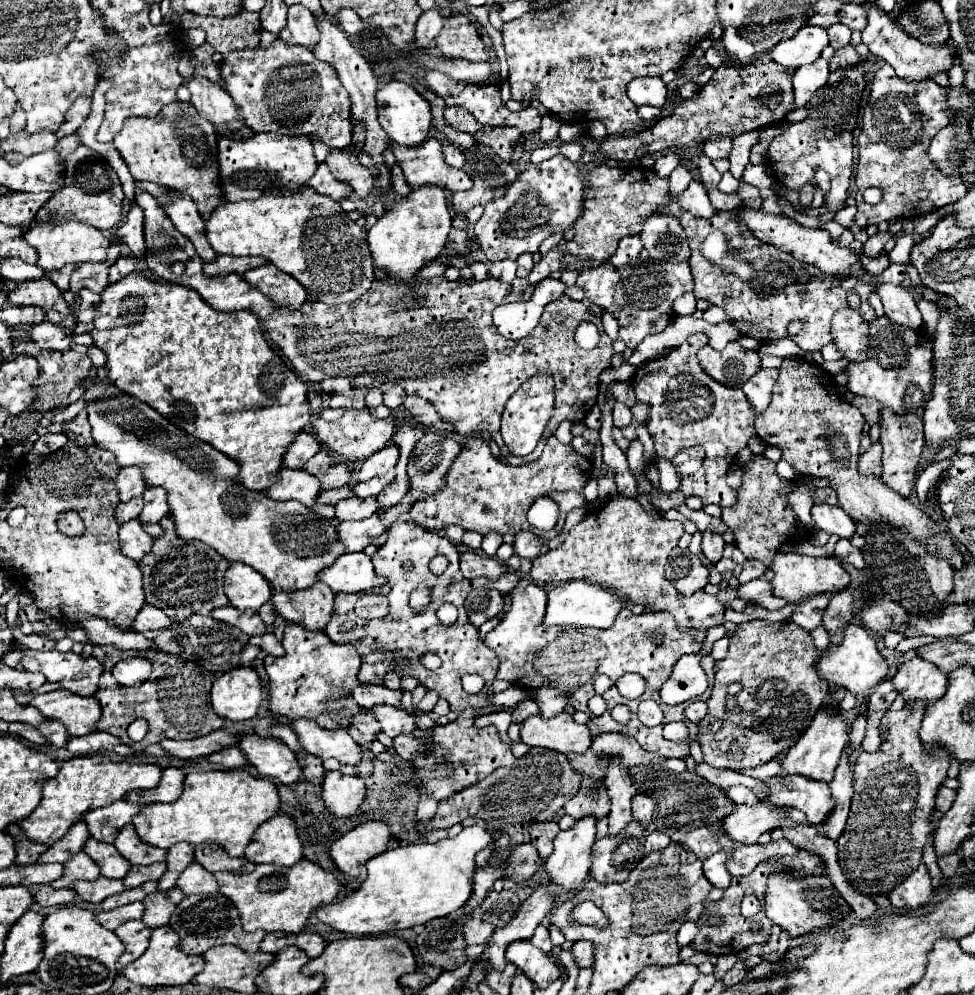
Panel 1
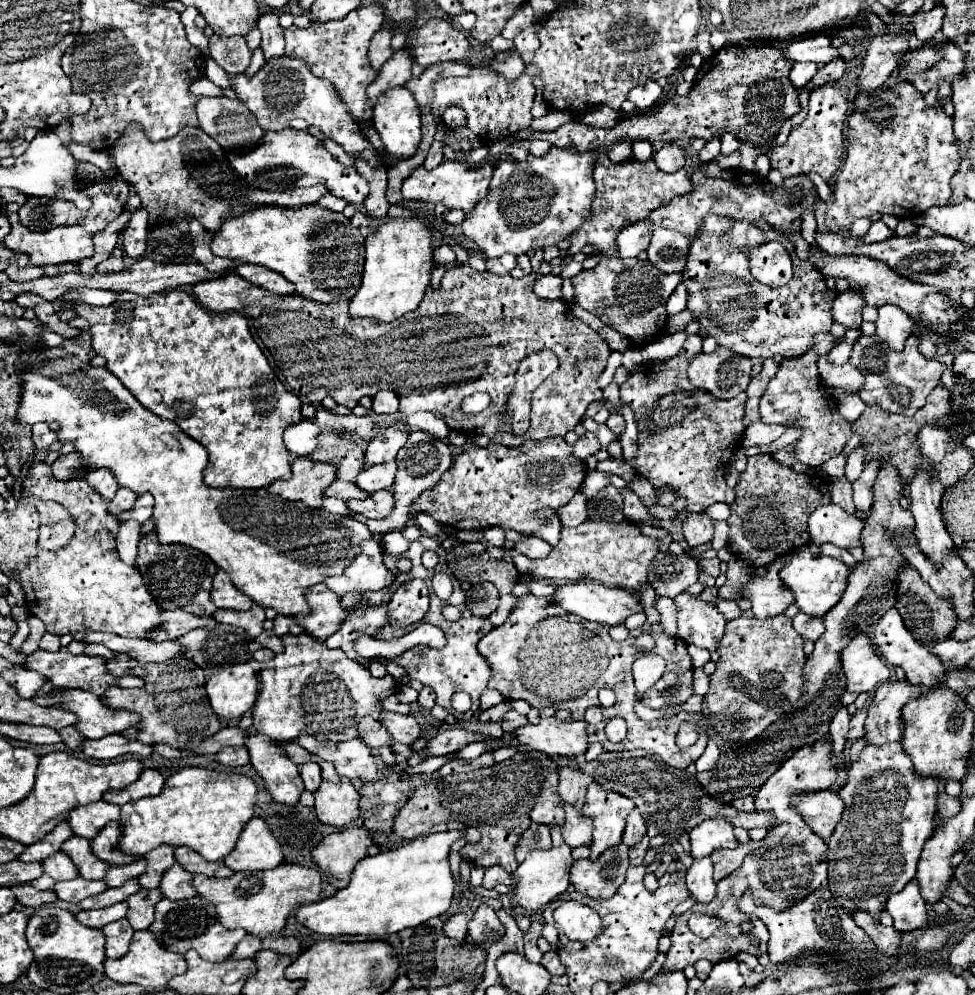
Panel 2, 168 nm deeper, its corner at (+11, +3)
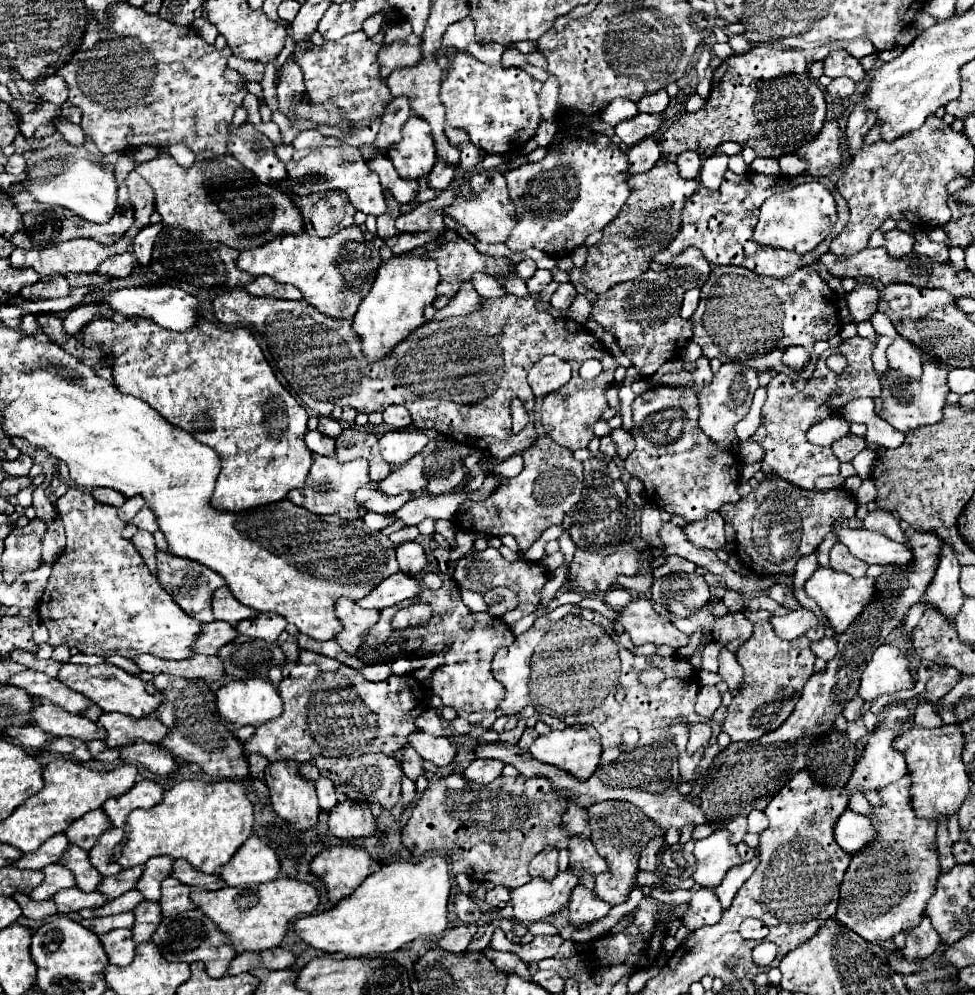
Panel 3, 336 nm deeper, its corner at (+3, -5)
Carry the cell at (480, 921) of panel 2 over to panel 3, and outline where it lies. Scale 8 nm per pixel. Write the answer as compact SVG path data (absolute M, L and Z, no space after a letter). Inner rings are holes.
M485 947L485 949L483 949L483 955L485 955L489 961L493 961L493 965L495 965L499 971L517 973L517 975L521 975L523 979L531 979L529 969L527 969L527 965L519 959L519 955L495 951L495 949L491 949L491 947Z

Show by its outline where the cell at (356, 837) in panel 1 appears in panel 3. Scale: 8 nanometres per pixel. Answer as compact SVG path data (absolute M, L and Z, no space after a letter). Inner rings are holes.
M337 845L321 851L311 861L311 873L323 879L333 903L351 895L371 873L371 855L363 847Z

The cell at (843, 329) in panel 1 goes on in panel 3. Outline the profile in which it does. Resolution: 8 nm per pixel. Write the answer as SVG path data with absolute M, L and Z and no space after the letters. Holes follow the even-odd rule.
M859 283L849 295L847 295L847 307L851 321L855 325L869 321L871 315L877 311L877 301L879 301L879 291L873 285Z

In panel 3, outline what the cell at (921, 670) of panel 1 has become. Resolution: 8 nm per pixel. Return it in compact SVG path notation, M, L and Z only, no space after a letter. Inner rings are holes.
M891 703L885 711L883 711L883 721L877 725L875 731L869 733L869 739L867 739L867 745L863 749L863 755L861 759L857 761L855 769L853 769L853 775L847 783L847 793L851 795L853 791L865 791L865 789L881 789L897 779L901 779L905 773L907 773L907 763L903 759L903 755L893 749L893 739L901 733L903 725L911 719L911 707L907 707L905 703Z

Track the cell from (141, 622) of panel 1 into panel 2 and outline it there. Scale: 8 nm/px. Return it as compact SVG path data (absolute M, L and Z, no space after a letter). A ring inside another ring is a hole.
M177 609L175 613L161 613L165 619L165 625L161 625L155 633L153 633L153 641L175 641L181 635L189 633L191 629L203 627L203 629L213 629L217 625L217 621L213 617L199 617L193 613L187 613L183 609Z

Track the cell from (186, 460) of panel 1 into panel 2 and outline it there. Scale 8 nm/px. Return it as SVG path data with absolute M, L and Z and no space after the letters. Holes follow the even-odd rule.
M37 341L33 345L21 345L21 355L15 361L15 371L21 373L21 401L17 409L17 421L21 425L35 423L57 423L59 443L79 443L79 453L85 469L109 469L121 487L135 493L151 493L155 497L153 523L161 543L179 543L195 547L197 551L211 557L211 561L223 569L233 585L243 591L253 603L271 607L279 615L305 617L309 605L305 601L305 589L323 583L329 575L343 575L343 569L361 553L361 543L371 539L373 533L365 523L353 517L341 517L323 509L311 509L297 501L285 501L267 489L209 489L203 483L203 469L209 463L207 451L201 443L181 431L175 421L157 417L145 409L129 389L105 367L93 367L89 361L83 363L63 347L53 347L53 361L47 361L47 345ZM29 351L41 353L39 357L23 357ZM85 371L85 383L61 381L61 375L73 375Z

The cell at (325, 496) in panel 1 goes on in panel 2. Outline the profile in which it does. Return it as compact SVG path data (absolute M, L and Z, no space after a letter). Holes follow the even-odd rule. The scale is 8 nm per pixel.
M333 481L329 491L325 491L325 497L337 497L337 499L367 499L371 493L363 491L357 487L357 483L349 483L349 481Z

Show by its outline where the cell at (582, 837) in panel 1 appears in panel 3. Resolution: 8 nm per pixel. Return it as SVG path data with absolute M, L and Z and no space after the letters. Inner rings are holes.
M569 867L559 871L551 881L535 877L527 885L513 889L511 903L515 909L515 919L521 923L535 923L559 913L569 903L571 891L577 887L577 883L577 875Z

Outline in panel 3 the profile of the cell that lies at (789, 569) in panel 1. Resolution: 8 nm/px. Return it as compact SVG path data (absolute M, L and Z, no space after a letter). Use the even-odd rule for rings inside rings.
M817 567L815 573L805 581L803 585L807 597L811 597L823 611L823 615L827 617L829 625L835 629L835 633L843 633L849 623L863 611L861 607L865 607L867 603L871 603L873 599L873 593L875 593L875 579L871 577L861 577L861 579L855 579L847 573L837 573L833 571L831 567Z

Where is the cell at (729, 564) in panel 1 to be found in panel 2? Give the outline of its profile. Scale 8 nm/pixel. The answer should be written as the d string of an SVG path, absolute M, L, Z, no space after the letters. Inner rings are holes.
M715 557L712 559L704 559L701 561L700 565L707 574L710 576L717 578L720 575L720 563L721 561Z

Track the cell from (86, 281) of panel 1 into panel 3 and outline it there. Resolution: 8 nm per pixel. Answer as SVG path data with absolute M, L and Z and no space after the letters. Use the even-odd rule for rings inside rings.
M131 171L127 175L125 183L127 183L129 199L131 199L131 205L133 205L133 211L135 211L135 223L123 237L133 239L137 235L137 231L141 231L141 227L149 225L149 217L155 209L155 195L153 195L151 185L141 175L137 175L135 171Z

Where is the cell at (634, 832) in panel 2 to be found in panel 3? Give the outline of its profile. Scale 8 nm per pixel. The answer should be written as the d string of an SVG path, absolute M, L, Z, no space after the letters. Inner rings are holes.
M657 837L643 847L643 851L639 855L639 869L645 869L645 871L655 871L657 869L655 855L661 849L661 845L663 845L663 837Z

